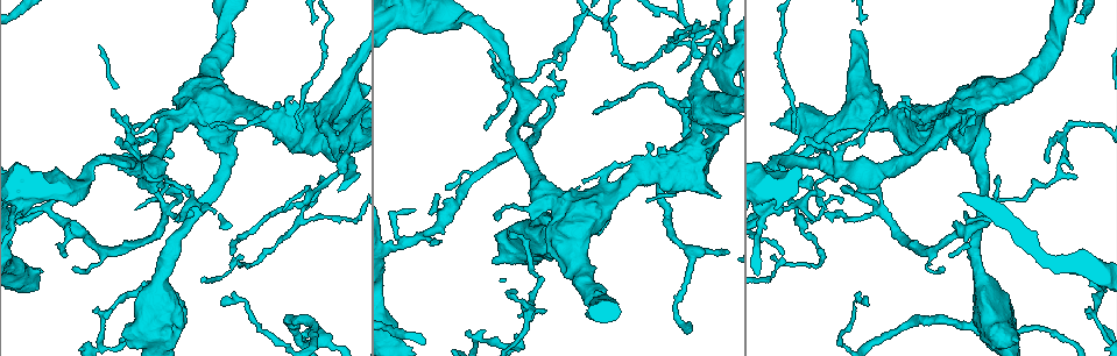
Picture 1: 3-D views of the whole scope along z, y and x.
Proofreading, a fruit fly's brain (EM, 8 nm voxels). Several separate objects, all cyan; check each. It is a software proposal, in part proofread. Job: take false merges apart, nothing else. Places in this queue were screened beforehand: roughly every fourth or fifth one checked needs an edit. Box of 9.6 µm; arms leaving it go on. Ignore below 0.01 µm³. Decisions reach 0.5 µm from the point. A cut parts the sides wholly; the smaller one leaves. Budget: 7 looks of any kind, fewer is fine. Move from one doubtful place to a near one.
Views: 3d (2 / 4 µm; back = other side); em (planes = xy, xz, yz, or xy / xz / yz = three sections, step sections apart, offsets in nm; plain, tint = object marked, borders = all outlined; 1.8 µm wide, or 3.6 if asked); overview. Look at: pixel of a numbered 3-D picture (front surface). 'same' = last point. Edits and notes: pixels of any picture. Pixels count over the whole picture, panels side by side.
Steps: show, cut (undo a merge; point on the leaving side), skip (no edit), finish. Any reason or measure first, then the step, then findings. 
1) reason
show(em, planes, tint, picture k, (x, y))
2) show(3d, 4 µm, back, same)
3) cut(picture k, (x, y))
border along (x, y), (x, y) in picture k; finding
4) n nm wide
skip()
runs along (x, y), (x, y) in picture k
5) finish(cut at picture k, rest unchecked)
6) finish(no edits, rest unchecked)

arms part here
show(em, xy, step 4, tint, picture 1, (344, 156))

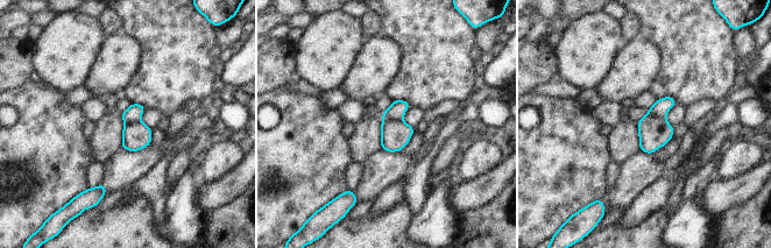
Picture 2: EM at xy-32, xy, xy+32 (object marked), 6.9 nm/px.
another direction
show(em, xz, step 4, tint, same)

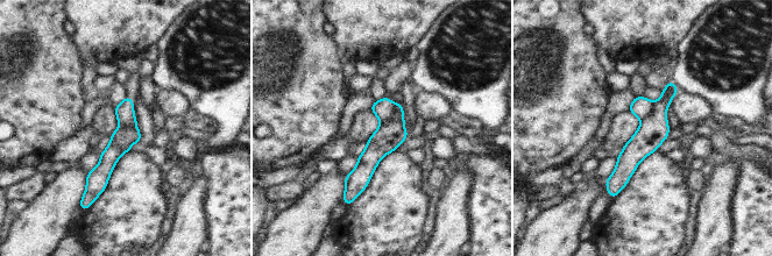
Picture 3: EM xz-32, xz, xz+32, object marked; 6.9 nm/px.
cut(picture 3, (383, 108))
border along (396, 104), (392, 115), (381, 122) in picture 3; two neurons meet here

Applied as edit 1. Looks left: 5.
four-way junction
show(em, yz, step 16, tint, picture 1, (537, 127))

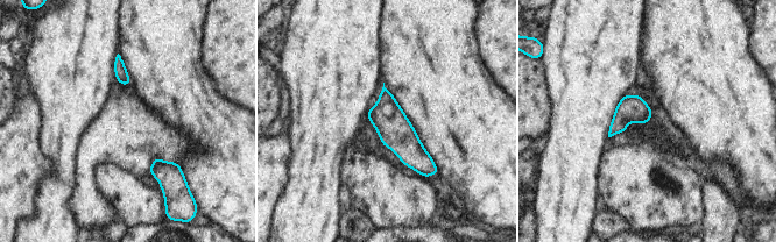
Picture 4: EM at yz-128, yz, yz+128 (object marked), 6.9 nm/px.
show(em, planes, tint, same)

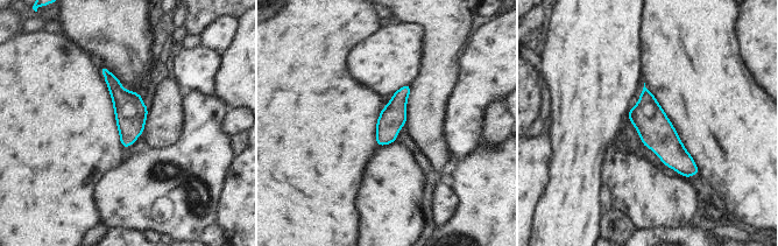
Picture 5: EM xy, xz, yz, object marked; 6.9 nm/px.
skip()
runs along (645, 92), (655, 129), (695, 171) in picture 5; continuous, no second neuron

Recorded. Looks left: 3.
show(em, planes, tint, picture 1, (403, 242))

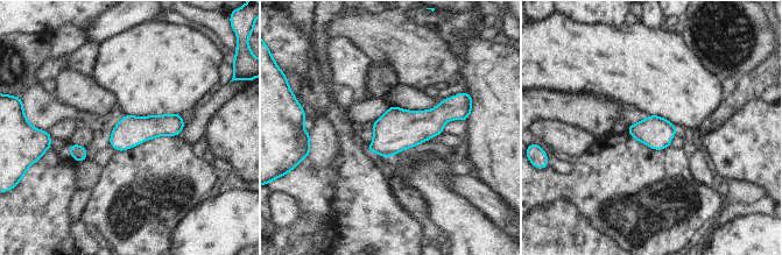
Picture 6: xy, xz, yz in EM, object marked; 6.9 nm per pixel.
200 nm wide
skip()
continuous, no second neuron

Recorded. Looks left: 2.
finish(cut at picture 3, rest unchecked)

